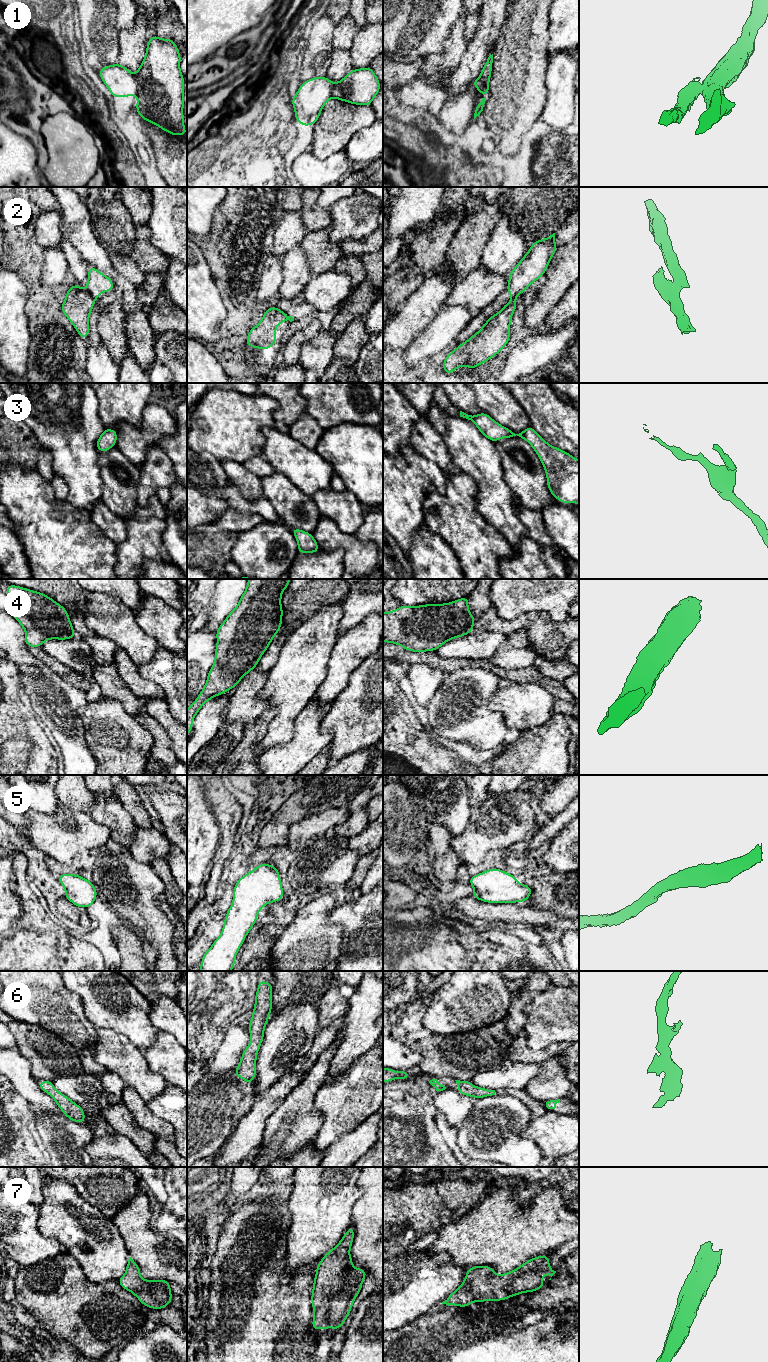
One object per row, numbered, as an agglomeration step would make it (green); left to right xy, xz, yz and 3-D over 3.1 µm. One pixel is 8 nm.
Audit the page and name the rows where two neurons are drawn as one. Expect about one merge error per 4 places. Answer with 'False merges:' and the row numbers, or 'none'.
False merges: 1, 2

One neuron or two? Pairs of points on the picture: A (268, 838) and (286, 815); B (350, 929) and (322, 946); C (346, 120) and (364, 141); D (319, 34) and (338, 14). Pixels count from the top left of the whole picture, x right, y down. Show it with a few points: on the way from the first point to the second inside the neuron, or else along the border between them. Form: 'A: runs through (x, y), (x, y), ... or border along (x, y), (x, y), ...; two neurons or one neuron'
A: runs through (274, 832), (281, 821); one neuron
B: border along (330, 913), (329, 919), (342, 926), (339, 956); two neurons
C: border along (372, 123), (361, 128), (343, 149); two neurons
D: border along (326, 14), (336, 23); two neurons

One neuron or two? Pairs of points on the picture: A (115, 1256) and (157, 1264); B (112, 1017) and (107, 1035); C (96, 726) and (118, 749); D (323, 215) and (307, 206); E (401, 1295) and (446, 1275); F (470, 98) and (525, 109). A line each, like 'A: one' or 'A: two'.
A: two
B: two
C: one
D: one
E: one
F: two

